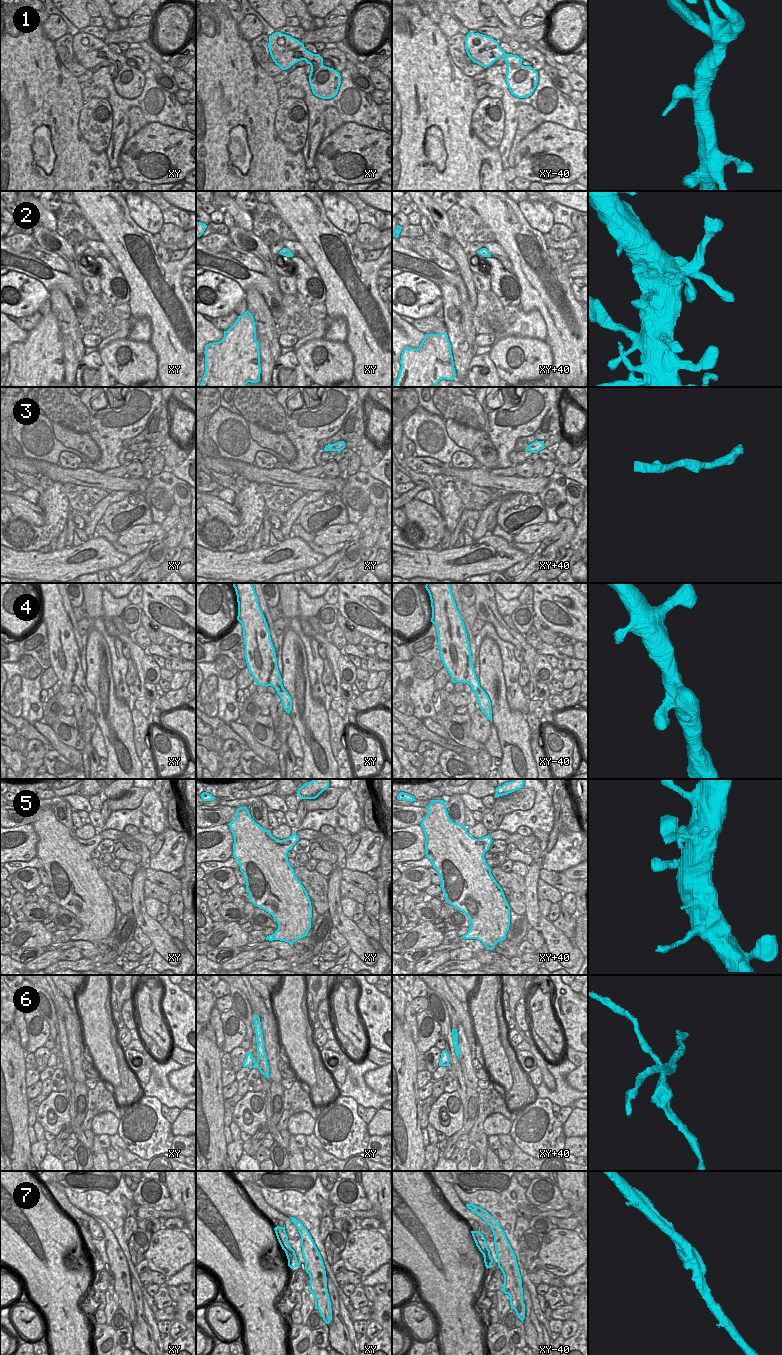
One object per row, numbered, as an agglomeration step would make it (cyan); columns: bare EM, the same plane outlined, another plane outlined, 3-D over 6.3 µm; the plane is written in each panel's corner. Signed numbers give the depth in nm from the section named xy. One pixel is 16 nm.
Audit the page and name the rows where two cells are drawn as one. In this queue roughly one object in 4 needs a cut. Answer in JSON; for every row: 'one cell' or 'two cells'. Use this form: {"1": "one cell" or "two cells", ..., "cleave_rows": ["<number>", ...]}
{"1": "one cell", "2": "one cell", "3": "one cell", "4": "one cell", "5": "one cell", "6": "two cells", "7": "one cell", "cleave_rows": ["6"]}

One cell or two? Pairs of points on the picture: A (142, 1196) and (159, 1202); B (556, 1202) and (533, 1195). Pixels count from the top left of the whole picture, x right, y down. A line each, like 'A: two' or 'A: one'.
A: one
B: one

